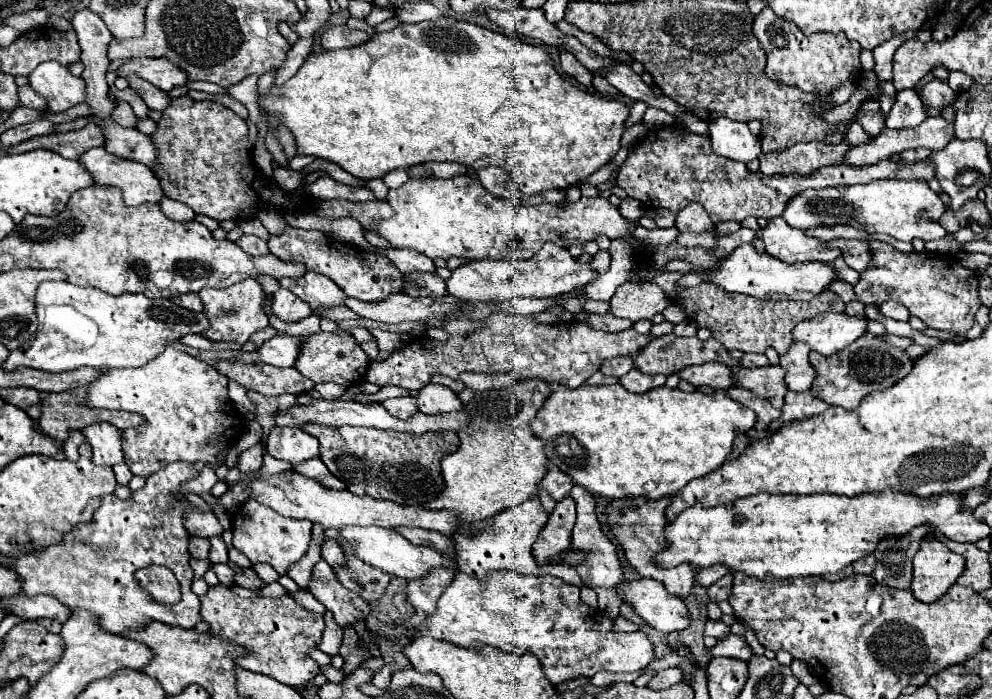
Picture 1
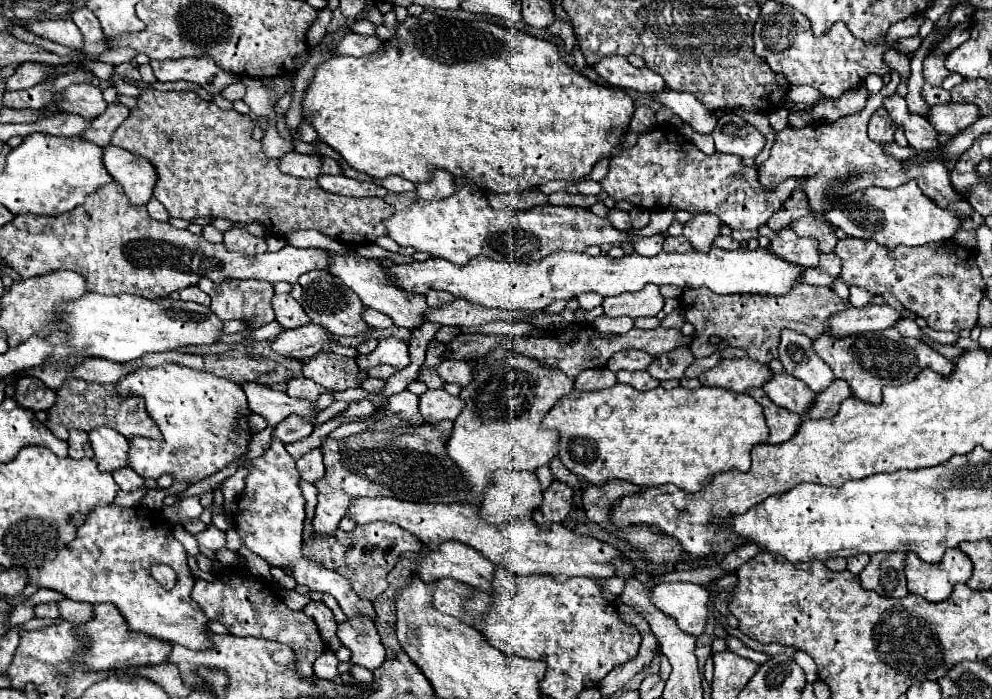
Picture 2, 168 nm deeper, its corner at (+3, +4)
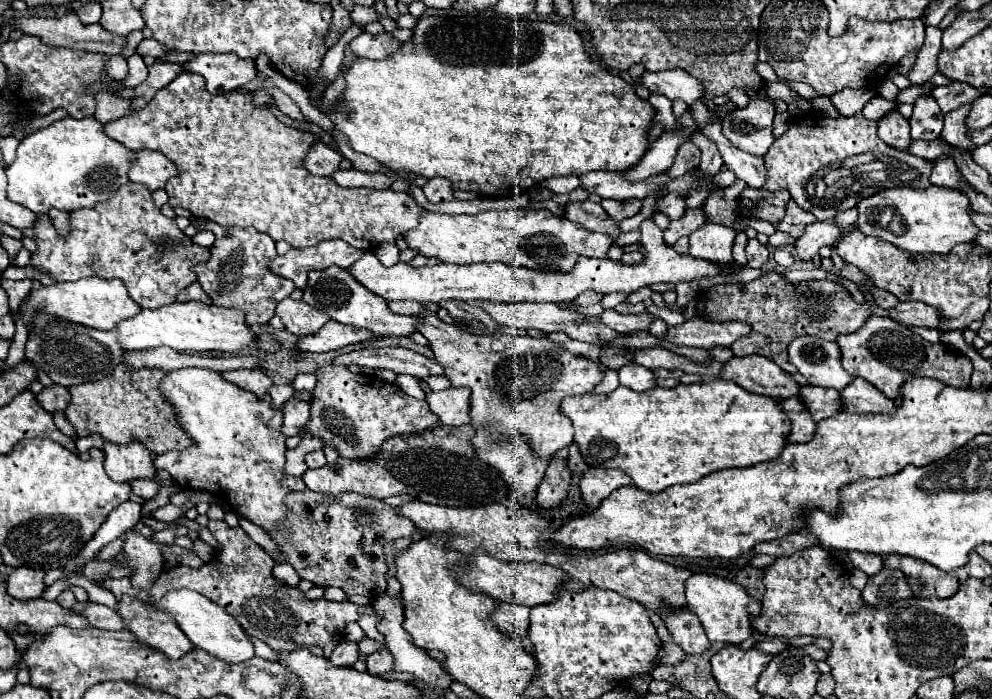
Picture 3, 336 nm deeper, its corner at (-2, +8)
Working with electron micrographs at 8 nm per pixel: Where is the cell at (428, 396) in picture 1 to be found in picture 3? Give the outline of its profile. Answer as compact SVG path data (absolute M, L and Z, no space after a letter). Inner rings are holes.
M447 388L441 392L429 392L427 404L439 416L441 424L465 426L471 422L469 398L471 398L469 388Z

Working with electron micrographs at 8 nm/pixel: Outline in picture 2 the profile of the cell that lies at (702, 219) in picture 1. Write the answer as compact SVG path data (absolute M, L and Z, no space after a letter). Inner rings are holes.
M698 212L690 222L684 224L684 238L694 246L698 252L708 252L712 248L714 238L720 234L720 218L710 212Z

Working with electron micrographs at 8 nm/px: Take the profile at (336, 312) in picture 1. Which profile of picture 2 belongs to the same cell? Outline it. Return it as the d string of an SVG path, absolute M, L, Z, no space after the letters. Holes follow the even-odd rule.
M364 308L362 320L364 320L368 326L374 326L374 328L390 328L390 326L394 326L392 318L388 318L386 314L382 314L382 312L378 312L378 310L370 310L370 308Z

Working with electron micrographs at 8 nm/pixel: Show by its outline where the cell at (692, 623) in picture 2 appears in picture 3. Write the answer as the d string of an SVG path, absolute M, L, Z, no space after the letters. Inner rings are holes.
M693 574L689 582L685 584L687 590L687 608L693 610L711 642L723 642L723 644L741 644L753 634L751 618L757 618L761 614L761 602L745 592L743 586L739 586L733 580L711 576L711 574Z

